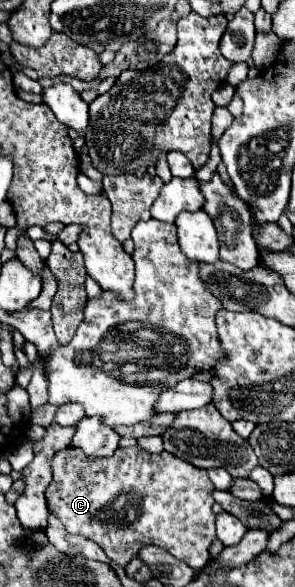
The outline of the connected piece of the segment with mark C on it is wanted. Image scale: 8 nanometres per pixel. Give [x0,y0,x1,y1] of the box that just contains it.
[46,445,216,571]

